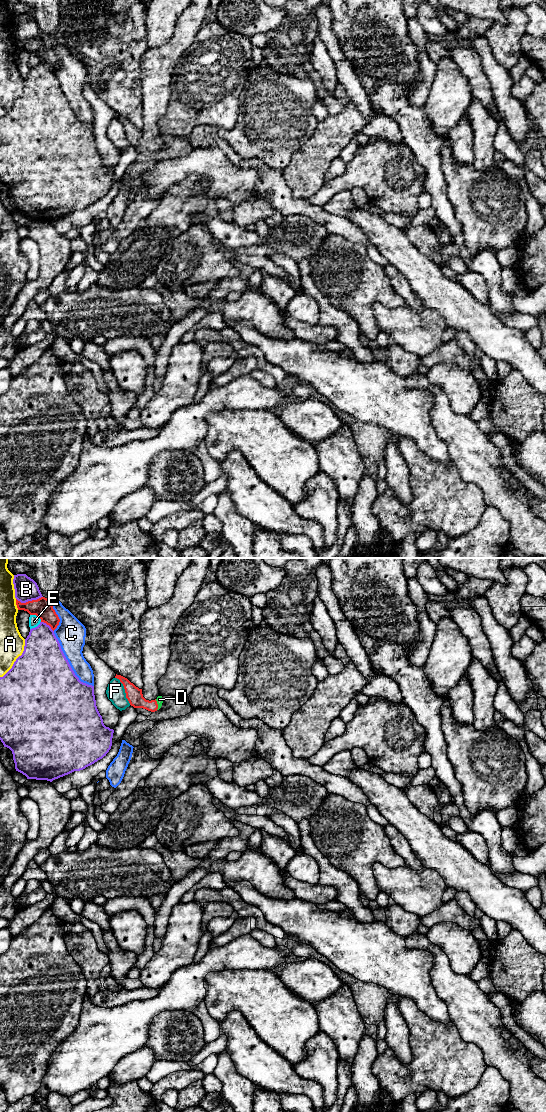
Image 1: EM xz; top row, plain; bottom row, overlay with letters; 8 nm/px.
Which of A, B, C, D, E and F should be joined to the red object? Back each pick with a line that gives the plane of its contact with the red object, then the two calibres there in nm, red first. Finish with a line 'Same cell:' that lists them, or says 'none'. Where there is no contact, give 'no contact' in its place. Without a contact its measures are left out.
D: contact in xz; calibres 130 and 50 nm
Same cell: D

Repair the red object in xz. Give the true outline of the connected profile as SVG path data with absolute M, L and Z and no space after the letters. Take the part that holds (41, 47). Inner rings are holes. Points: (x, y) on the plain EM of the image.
M41 37L37 40L21 43L16 39L16 45L18 50L27 51L30 55L36 55L41 59L41 62L46 63L54 71L59 65L60 59L53 49L50 41Z

